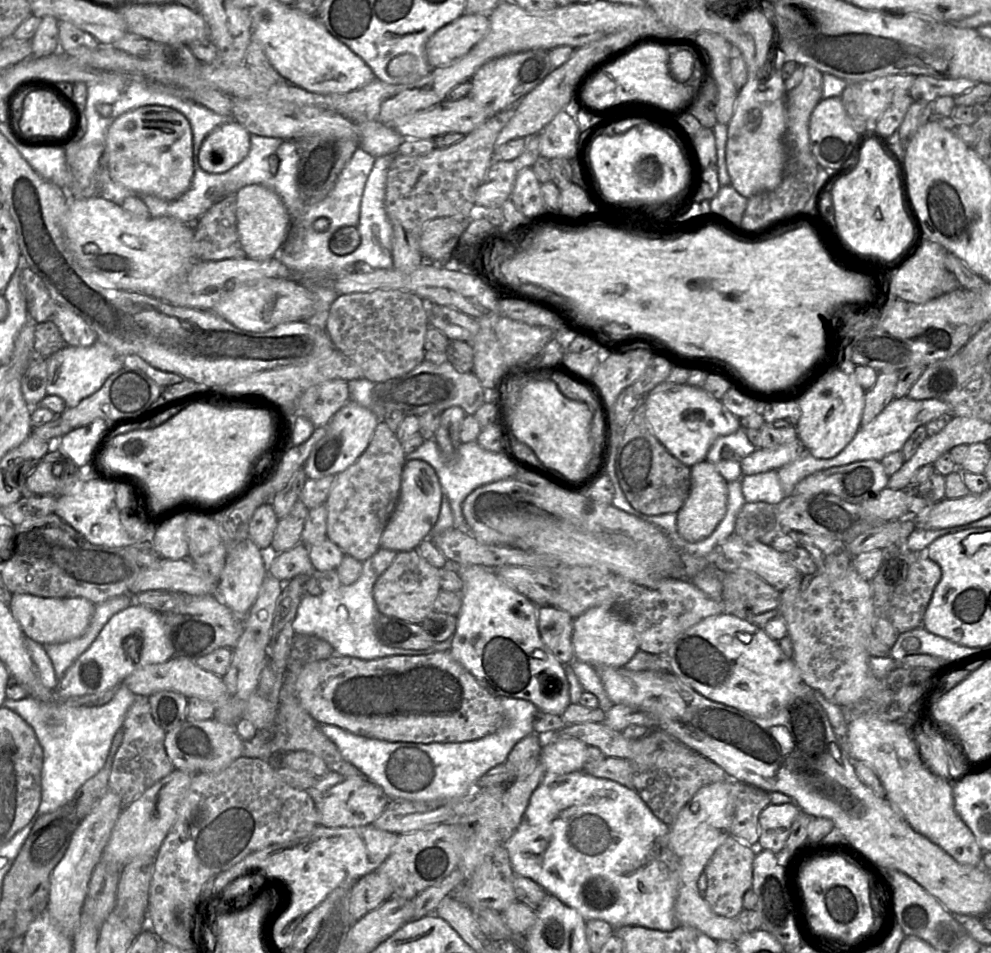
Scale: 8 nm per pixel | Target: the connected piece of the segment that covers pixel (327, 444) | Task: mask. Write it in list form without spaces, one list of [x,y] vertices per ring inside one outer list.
[[[349,400],[331,418],[326,434],[316,443],[303,465],[309,479],[320,479],[344,471],[367,448],[380,418],[370,408]]]

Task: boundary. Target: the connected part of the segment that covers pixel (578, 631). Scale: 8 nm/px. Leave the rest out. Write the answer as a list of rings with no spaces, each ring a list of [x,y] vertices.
[[[593,607],[574,619],[572,645],[574,660],[597,667],[624,667],[639,650],[634,627],[621,612]]]

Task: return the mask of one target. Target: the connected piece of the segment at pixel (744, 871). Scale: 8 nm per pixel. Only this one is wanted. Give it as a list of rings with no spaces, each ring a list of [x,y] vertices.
[[[730,835],[717,848],[704,869],[707,878],[704,899],[720,916],[736,918],[743,909],[743,896],[752,887],[753,861],[756,855],[750,846]]]

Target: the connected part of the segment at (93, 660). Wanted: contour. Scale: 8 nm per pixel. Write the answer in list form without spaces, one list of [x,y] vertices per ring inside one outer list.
[[[132,603],[108,620],[92,644],[66,670],[54,692],[68,698],[117,688],[138,667],[163,663],[173,655],[174,648],[161,613]]]

